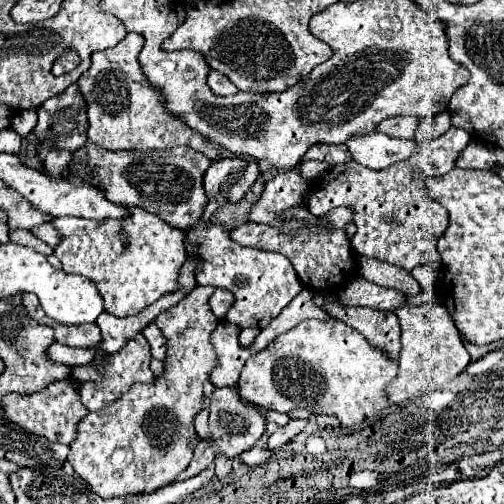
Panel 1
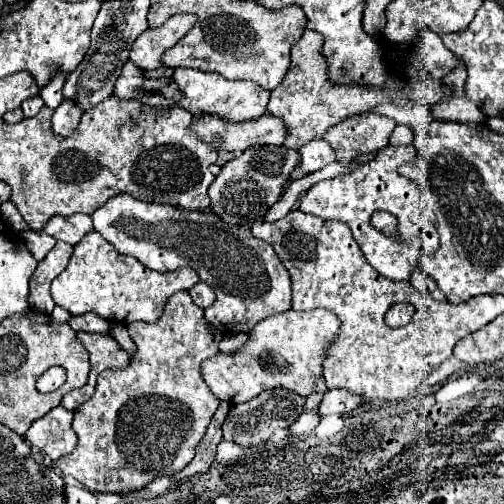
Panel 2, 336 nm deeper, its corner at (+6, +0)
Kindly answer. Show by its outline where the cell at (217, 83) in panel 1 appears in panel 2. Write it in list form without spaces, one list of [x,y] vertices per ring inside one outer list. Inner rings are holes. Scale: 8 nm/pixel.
[[[177,68],[173,78],[185,94],[185,104],[183,106],[193,114],[211,112],[211,114],[217,114],[217,116],[233,120],[233,122],[251,120],[251,118],[259,118],[259,116],[265,114],[265,104],[269,100],[269,90],[257,86],[255,82],[247,82],[247,80],[231,82],[231,80],[223,78],[221,74],[201,72],[201,70],[185,70],[185,68]]]

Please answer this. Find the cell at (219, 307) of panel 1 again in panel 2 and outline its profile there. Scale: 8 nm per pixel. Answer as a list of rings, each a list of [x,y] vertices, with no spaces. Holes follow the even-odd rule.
[[[89,232],[73,248],[67,268],[51,282],[51,296],[57,306],[69,310],[71,314],[95,312],[111,322],[157,322],[161,318],[165,302],[181,290],[189,290],[193,302],[199,308],[207,308],[215,302],[215,292],[205,282],[199,282],[195,270],[175,270],[175,272],[155,272],[137,262],[133,256],[119,254],[101,234]]]

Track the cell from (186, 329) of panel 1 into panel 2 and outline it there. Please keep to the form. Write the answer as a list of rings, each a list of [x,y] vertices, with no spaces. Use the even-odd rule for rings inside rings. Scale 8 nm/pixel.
[[[187,292],[173,294],[165,304],[163,316],[155,324],[133,322],[127,328],[139,348],[137,354],[131,356],[127,368],[105,370],[99,374],[95,394],[75,410],[73,430],[79,438],[77,446],[71,454],[55,462],[63,474],[71,474],[91,492],[127,494],[141,490],[159,476],[181,472],[193,460],[195,448],[219,406],[219,400],[201,378],[201,362],[219,352],[217,344],[223,334],[207,322],[203,310],[193,304]],[[113,450],[121,450],[121,454],[135,454],[135,460],[123,460],[119,454],[113,454]]]

